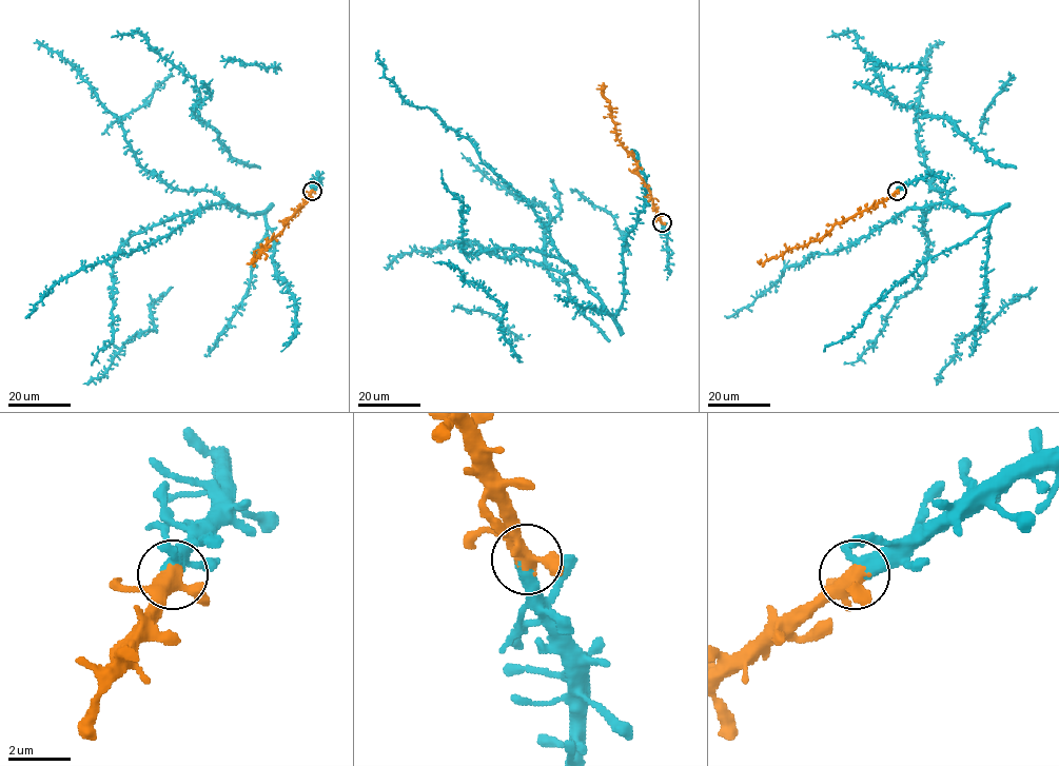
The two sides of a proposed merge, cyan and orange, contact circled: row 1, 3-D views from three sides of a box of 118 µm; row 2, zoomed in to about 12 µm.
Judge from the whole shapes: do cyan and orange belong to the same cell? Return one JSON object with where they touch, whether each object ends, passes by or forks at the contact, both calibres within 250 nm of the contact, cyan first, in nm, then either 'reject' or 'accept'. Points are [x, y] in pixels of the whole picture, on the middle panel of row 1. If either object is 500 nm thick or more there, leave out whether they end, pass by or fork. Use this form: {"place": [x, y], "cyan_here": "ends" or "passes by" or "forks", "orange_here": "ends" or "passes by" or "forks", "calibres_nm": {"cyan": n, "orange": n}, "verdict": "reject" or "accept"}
{"place": [662, 222], "cyan_here": "passes by", "orange_here": "forks", "calibres_nm": {"cyan": 380, "orange": 340}, "verdict": "accept"}

